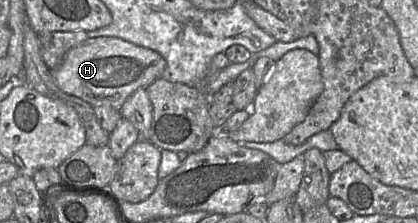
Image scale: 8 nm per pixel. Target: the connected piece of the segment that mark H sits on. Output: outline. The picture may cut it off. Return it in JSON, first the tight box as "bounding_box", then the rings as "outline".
{"bounding_box":[51,37,165,111],"outline":[[[118,37],[87,39],[71,48],[62,64],[51,74],[57,86],[94,106],[109,106],[120,111],[124,102],[139,88],[146,88],[161,75],[165,59],[156,51]]]}

